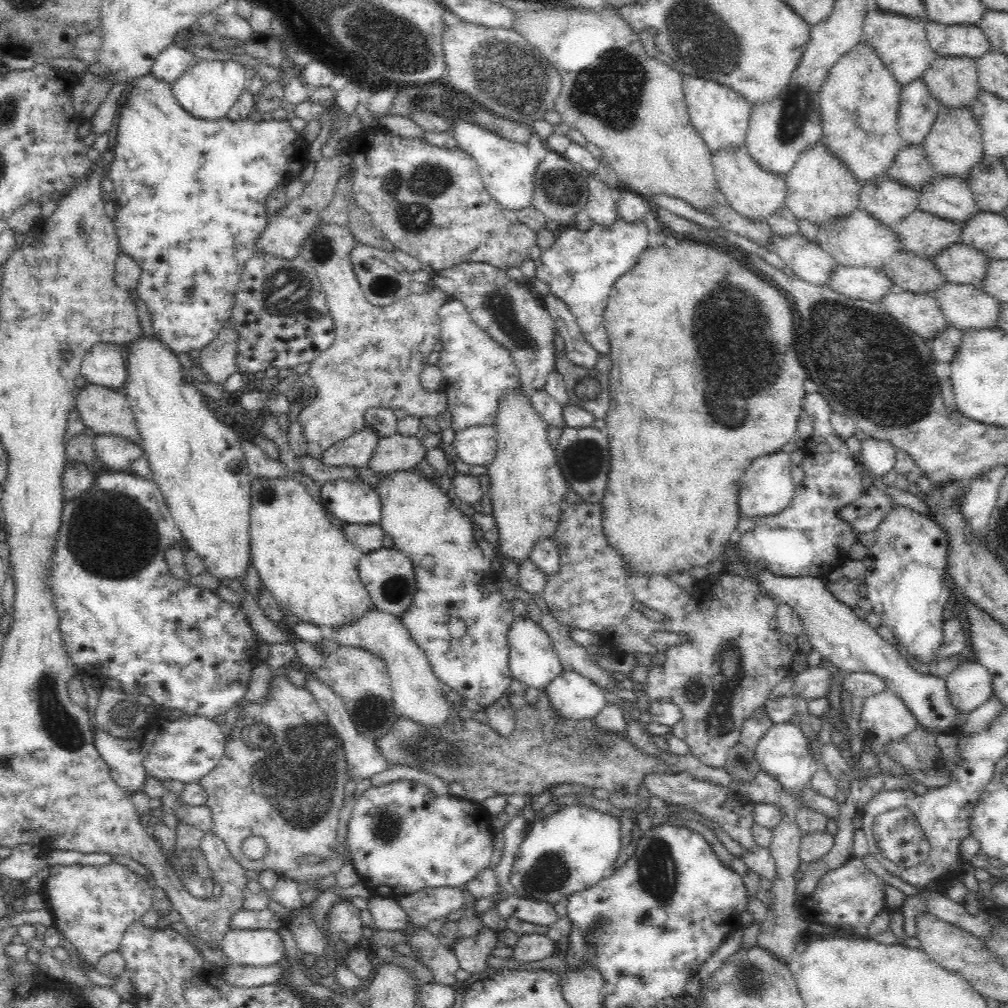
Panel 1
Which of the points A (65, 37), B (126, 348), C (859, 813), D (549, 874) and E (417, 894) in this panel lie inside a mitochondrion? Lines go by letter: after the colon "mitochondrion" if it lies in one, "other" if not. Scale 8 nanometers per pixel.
A: other
B: other
C: other
D: mitochondrion
E: other

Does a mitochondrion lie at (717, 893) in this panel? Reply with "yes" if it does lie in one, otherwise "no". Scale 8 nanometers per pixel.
no

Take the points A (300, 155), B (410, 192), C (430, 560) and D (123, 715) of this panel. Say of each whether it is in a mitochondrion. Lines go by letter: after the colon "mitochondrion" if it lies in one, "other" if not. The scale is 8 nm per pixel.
A: other
B: mitochondrion
C: mitochondrion
D: mitochondrion

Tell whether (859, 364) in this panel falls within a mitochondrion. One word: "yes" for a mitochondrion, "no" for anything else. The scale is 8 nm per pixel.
yes

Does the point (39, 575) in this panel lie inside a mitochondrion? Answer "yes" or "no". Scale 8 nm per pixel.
no

